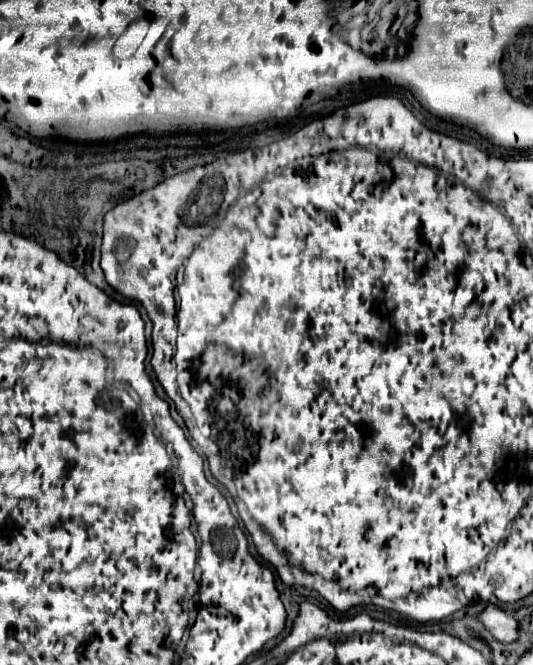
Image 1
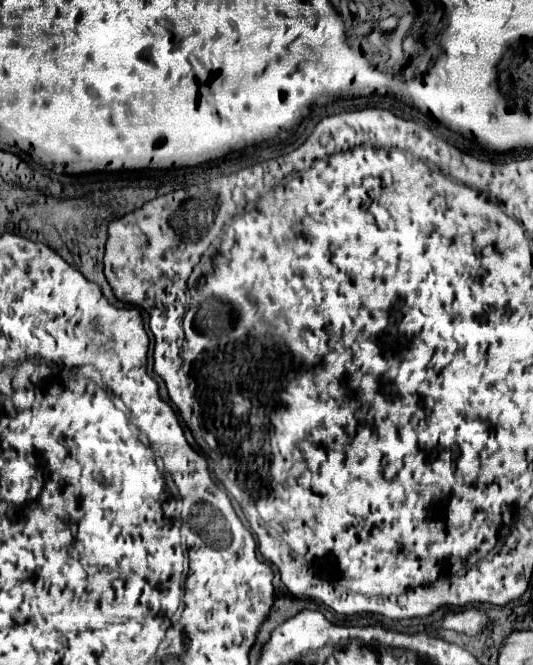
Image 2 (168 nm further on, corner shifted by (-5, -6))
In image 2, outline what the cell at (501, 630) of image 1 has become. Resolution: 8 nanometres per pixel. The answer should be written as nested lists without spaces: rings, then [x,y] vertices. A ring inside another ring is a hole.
[[[470,608],[470,610],[462,610],[462,612],[454,612],[454,610],[448,610],[442,618],[442,628],[448,628],[448,630],[454,630],[454,632],[460,632],[460,634],[468,634],[468,636],[474,636],[478,634],[484,624],[486,624],[486,614],[482,610],[476,610],[476,608]]]

